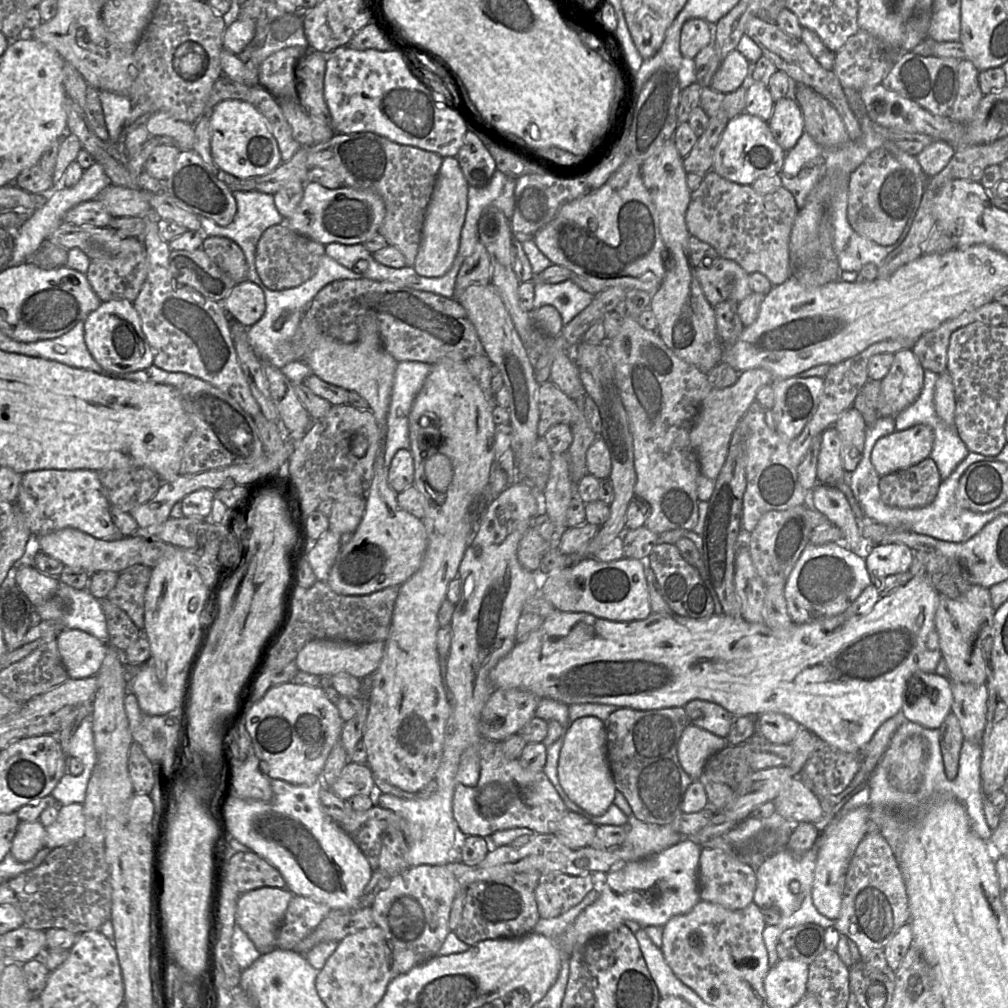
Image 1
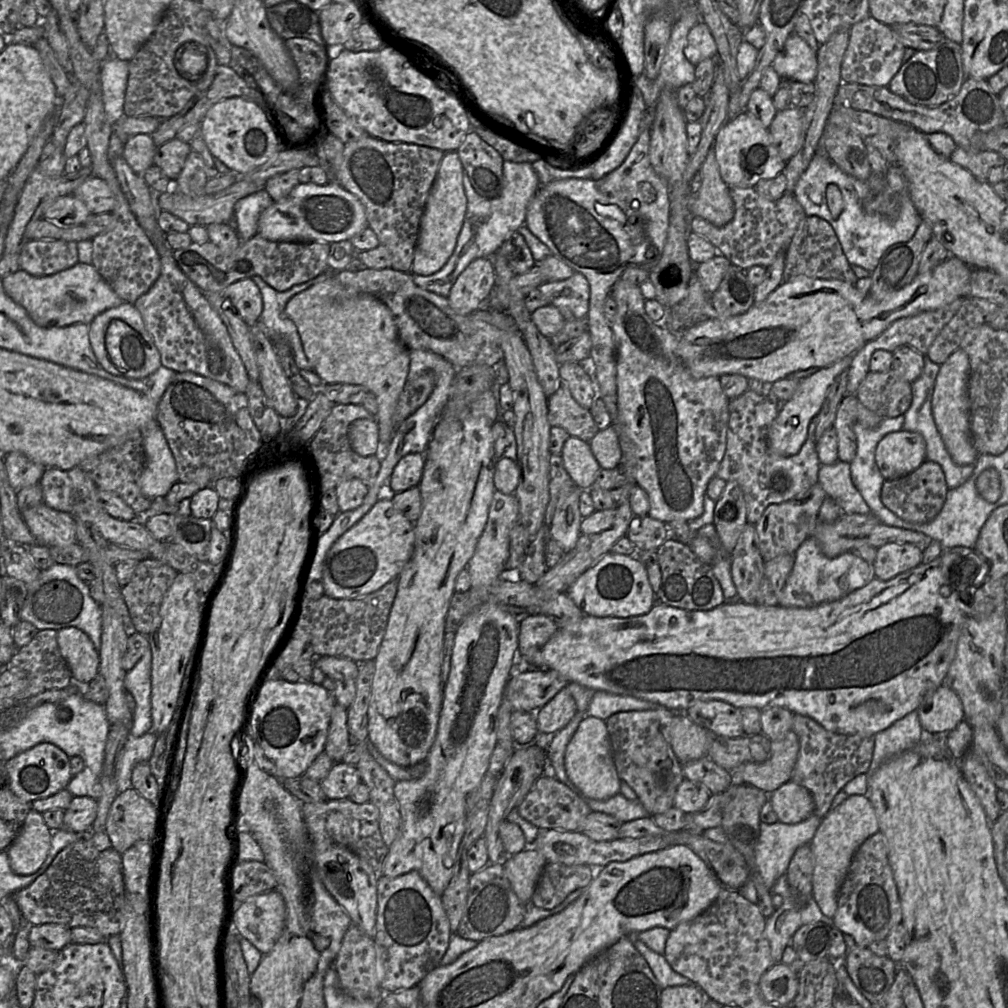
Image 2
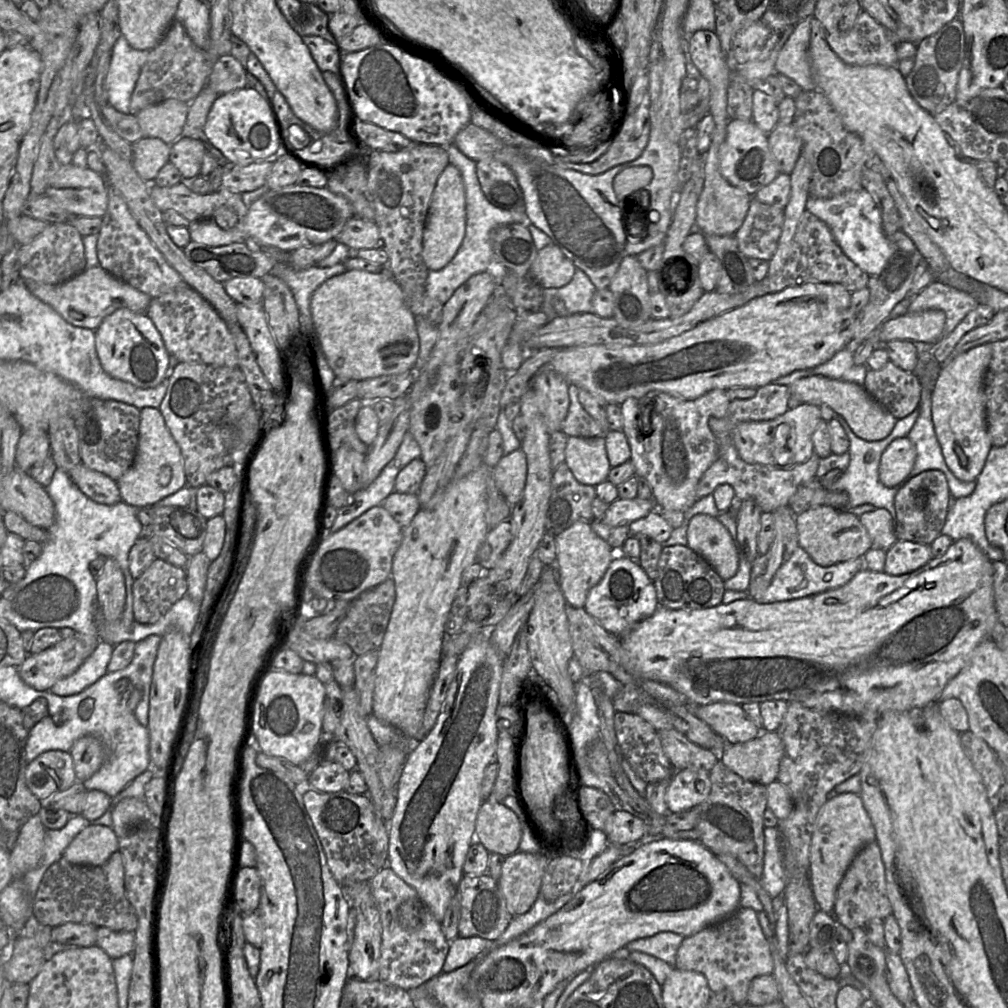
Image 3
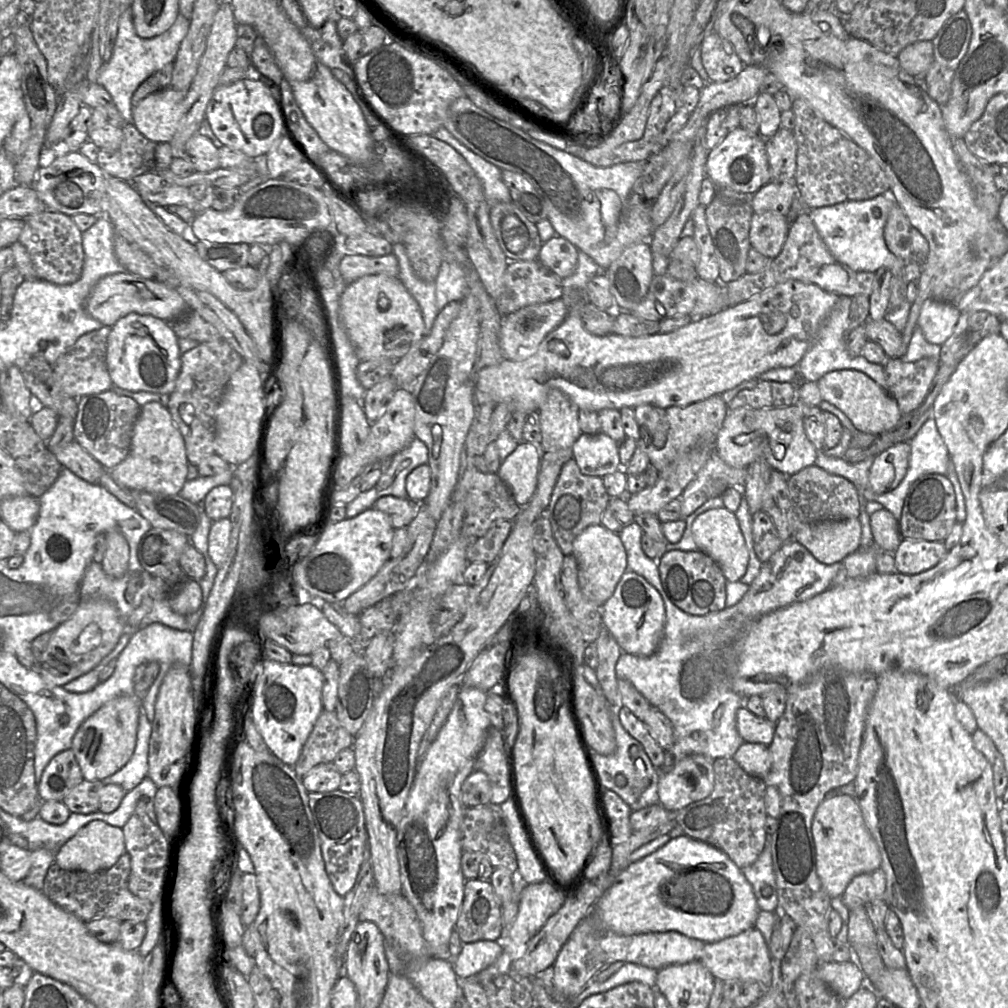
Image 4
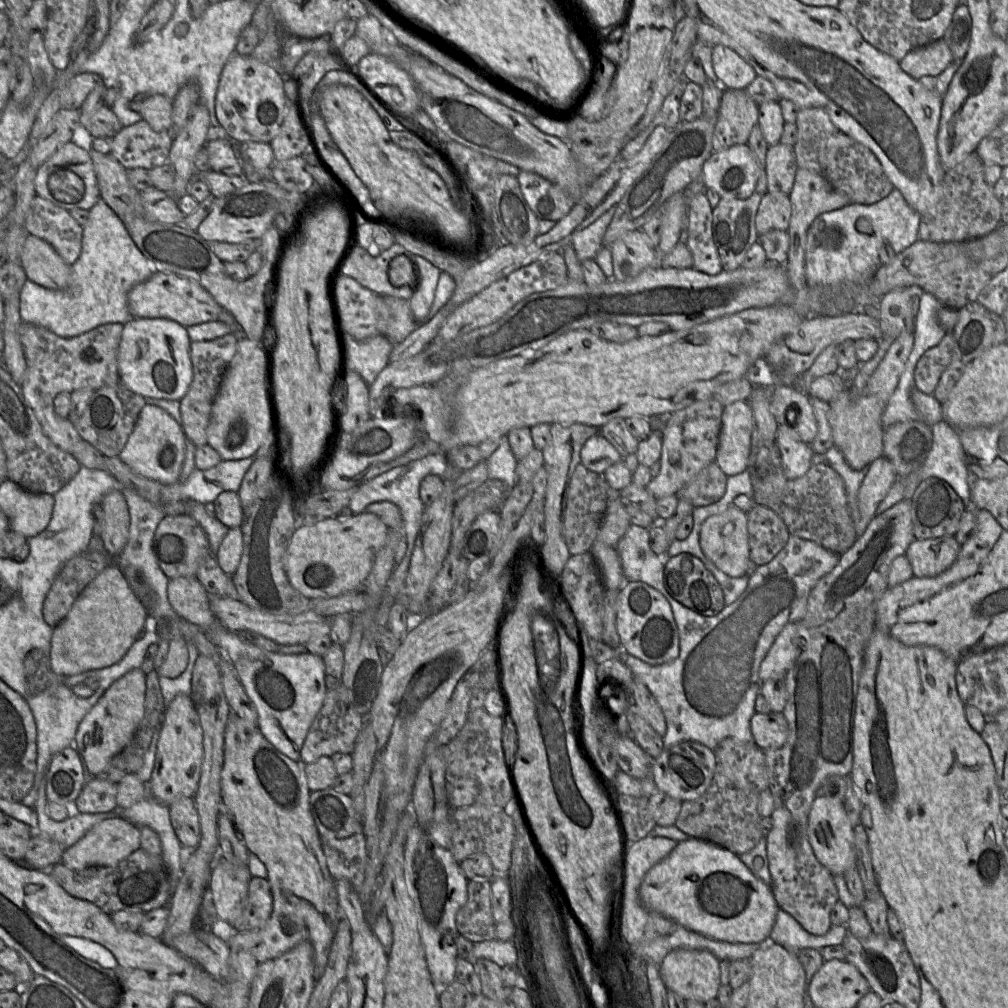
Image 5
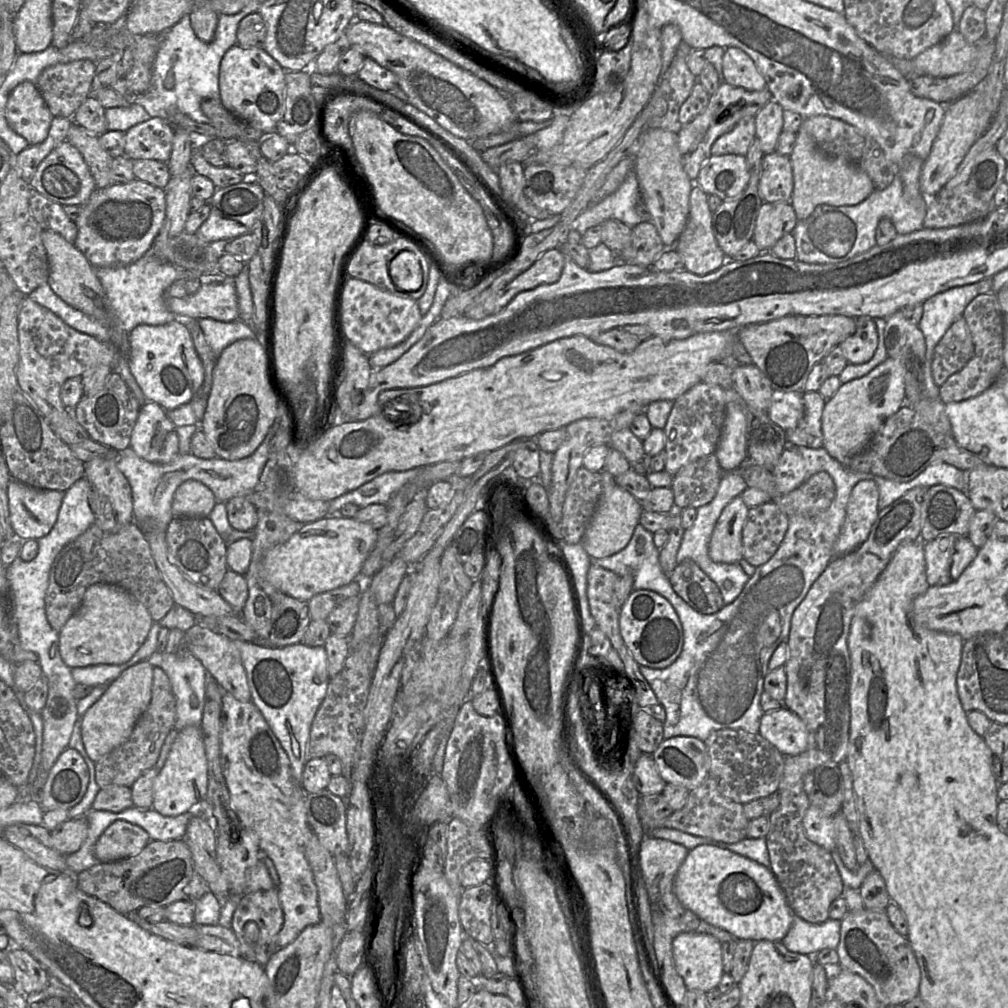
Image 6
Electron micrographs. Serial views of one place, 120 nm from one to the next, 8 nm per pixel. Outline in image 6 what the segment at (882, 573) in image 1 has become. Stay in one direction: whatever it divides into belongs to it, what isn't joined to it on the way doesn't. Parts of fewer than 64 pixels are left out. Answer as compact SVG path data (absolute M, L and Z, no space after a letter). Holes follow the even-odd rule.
M942 535L924 543L926 577L930 586L944 586L957 579L972 563L978 548L963 535Z

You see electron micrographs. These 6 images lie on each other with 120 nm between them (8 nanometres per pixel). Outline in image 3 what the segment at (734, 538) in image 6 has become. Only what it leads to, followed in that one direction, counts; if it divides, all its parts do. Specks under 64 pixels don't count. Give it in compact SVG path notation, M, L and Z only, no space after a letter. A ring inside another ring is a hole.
M701 513L693 516L687 540L687 546L703 557L724 581L736 574L741 557L739 547L716 517Z

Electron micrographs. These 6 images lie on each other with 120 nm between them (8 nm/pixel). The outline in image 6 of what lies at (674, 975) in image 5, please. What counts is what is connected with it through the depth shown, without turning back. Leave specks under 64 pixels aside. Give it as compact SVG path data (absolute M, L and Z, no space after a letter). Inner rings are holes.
M697 932L679 933L672 941L677 973L687 990L705 993L716 988L724 974L722 943L712 935Z

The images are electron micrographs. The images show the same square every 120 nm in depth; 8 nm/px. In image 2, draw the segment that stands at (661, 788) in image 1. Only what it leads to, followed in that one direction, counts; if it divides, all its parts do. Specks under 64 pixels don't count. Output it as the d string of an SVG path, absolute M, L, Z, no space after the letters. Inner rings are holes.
M659 708L618 712L605 720L618 776L634 790L650 817L674 807L677 788L685 779L682 764L668 740L668 726L675 714Z

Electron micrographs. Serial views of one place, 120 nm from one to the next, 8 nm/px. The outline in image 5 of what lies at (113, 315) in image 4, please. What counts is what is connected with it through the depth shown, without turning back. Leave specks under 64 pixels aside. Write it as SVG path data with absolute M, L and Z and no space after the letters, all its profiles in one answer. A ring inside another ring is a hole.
M155 272L128 294L128 308L135 318L166 318L188 327L216 321L223 309L198 282L170 273Z

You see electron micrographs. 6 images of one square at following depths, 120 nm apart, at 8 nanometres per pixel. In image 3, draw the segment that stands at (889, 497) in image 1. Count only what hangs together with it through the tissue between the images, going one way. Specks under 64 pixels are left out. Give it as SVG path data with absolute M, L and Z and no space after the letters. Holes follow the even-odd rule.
M926 470L910 478L897 492L894 500L895 532L898 541L930 545L941 535L949 511L950 491L940 470Z

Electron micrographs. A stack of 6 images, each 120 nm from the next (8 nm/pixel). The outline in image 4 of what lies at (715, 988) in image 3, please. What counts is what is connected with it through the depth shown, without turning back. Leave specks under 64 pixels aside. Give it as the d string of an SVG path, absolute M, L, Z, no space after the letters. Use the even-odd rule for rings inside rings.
M756 927L718 942L705 943L699 961L712 973L714 978L723 981L728 979L737 979L742 983L756 981L764 989L771 984L771 955L765 938Z

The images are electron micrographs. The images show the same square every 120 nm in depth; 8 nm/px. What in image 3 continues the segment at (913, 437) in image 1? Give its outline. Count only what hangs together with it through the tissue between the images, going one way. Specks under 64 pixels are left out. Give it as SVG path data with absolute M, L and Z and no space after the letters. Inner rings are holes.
M906 437L894 439L884 450L879 463L879 480L893 488L910 475L916 459L916 448Z

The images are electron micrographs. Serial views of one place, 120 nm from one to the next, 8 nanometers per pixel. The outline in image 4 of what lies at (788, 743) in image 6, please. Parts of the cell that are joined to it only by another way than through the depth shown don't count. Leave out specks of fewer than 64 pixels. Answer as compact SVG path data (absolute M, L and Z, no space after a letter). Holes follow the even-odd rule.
M745 706L738 709L736 726L739 735L745 742L769 746L772 742L776 724L766 717L758 717Z

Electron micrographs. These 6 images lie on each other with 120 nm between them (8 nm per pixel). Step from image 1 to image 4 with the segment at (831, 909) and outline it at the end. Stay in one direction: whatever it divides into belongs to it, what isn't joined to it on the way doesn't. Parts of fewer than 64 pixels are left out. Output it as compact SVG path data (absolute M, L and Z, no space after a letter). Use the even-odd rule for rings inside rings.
M838 794L825 798L814 814L812 837L816 852L817 874L831 898L841 896L855 876L880 868L879 848L865 825L856 797Z

